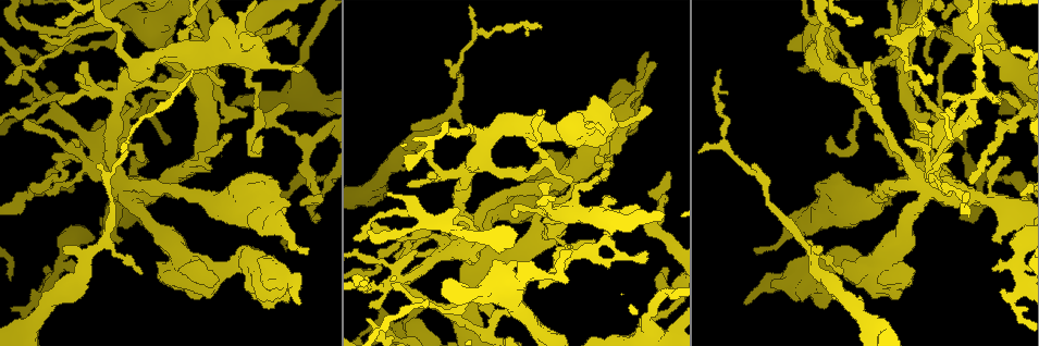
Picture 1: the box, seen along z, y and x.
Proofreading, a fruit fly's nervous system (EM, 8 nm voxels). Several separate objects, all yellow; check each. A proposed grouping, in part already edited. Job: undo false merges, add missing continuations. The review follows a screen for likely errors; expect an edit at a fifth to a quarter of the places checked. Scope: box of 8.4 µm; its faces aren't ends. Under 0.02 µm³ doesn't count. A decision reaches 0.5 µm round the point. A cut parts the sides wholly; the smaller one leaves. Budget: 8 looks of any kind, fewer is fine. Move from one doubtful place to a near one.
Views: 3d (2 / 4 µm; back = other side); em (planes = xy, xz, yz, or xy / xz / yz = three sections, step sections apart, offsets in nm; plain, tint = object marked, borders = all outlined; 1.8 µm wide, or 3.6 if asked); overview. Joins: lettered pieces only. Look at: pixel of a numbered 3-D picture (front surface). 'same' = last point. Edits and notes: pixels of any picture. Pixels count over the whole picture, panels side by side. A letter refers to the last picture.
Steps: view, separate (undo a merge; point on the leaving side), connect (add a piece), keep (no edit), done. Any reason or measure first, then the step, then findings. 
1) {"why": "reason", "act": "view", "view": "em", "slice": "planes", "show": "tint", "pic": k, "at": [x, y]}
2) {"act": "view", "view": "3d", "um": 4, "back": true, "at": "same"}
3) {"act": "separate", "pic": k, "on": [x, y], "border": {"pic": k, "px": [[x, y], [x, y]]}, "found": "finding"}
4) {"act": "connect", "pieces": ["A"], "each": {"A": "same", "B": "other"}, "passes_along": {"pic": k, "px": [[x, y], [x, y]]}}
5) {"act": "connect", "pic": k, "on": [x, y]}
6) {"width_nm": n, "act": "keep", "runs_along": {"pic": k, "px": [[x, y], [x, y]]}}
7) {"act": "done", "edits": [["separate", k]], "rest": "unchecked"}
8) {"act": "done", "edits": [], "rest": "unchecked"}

{"why": "free end", "act": "view", "view": "em", "slice": "xy", "step": 4, "show": "tint", "pic": 1, "at": [540, 25]}

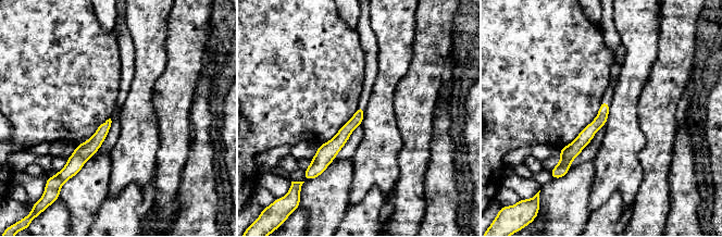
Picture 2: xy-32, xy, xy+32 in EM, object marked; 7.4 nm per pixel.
{"why": "what lies round it", "act": "view", "view": "em", "slice": "xy", "step": 4, "show": "borders", "at": "same"}

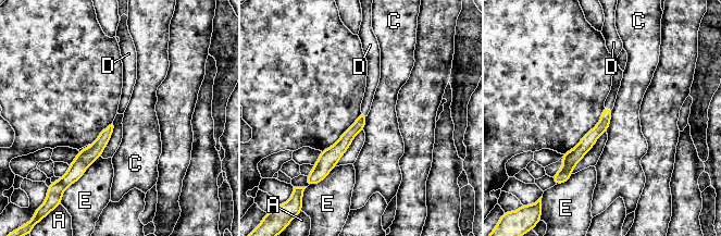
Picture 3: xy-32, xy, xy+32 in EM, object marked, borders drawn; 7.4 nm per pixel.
{"act": "connect", "pieces": ["D"], "each": {"A": "other", "C": "other", "D": "same", "E": "other"}, "passes_along": {"pic": 3, "px": [[603, 126], [607, 107], [618, 75]]}, "found": "it goes on there"}

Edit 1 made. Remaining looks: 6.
{"why": "branch stops here", "act": "view", "view": "em", "um": 3.6, "slice": "planes", "show": "borders", "pic": 1, "at": [993, 270]}

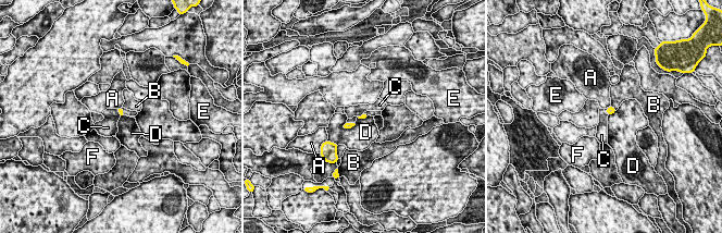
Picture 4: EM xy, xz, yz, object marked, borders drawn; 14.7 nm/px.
{"act": "connect", "pieces": ["C"], "each": {"A": "other", "B": "other", "C": "same", "D": "other", "E": "other", "F": "other"}, "passes_along": {"pic": 4, "px": [[363, 115], [361, 114], [351, 111]]}, "found": "it goes on there"}

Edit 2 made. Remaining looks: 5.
{"why": "an open end", "act": "view", "view": "em", "slice": "xz", "step": 4, "show": "tint", "pic": 1, "at": [969, 184]}

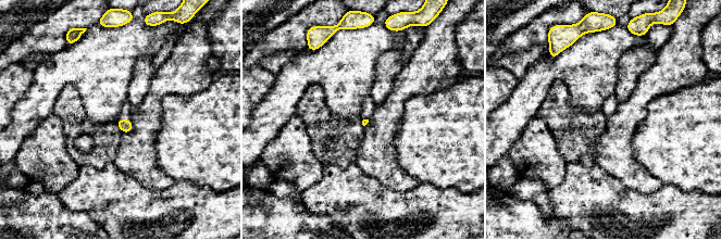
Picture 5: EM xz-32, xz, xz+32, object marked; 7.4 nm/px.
{"why": "cut it another way", "act": "view", "view": "em", "slice": "planes", "show": "borders", "at": "same"}

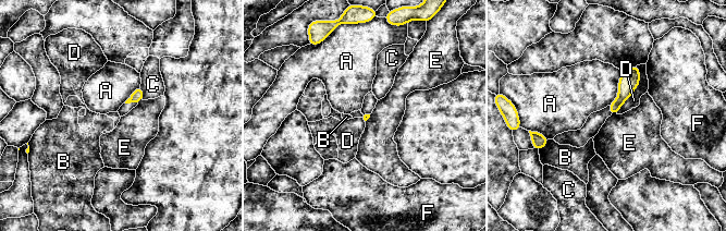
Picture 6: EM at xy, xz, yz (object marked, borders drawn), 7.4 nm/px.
{"act": "keep", "each": {"A": "other", "B": "other", "C": "other", "D": "other", "E": "other", "F": "other"}, "border": {"pic": 6, "px": [[616, 112], [611, 116]]}, "found": "none of them fits"}

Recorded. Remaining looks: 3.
{"act": "done", "edits": [["connect", 3], ["connect", 4]], "rest": "unchecked"}

